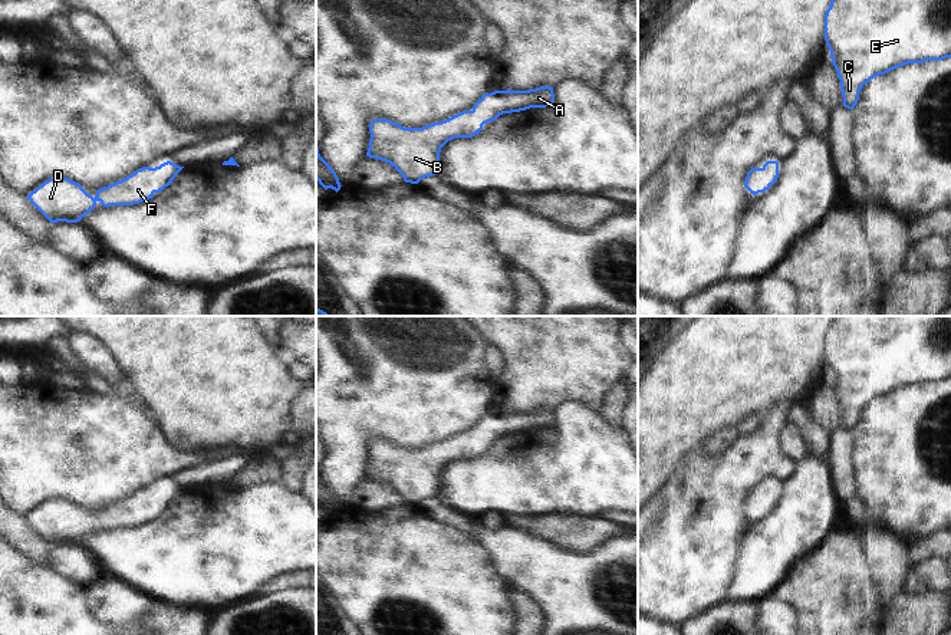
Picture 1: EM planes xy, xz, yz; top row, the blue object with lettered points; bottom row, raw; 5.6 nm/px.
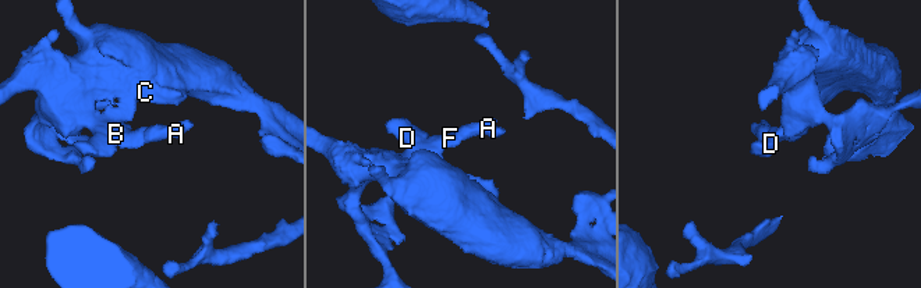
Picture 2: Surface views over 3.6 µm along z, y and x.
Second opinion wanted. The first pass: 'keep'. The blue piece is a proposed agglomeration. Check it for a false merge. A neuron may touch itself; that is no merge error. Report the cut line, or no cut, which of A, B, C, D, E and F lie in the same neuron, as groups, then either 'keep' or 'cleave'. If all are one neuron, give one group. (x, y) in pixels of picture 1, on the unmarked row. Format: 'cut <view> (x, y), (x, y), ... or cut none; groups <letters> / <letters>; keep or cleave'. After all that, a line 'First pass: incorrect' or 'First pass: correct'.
cut none; groups A B C D E F; keep
First pass: correct

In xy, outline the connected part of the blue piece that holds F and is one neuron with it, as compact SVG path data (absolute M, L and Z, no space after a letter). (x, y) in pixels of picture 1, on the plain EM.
M171 483L155 490L142 488L126 500L99 510L95 520L69 500L49 500L27 516L27 520L52 546L78 544L98 523L111 529L134 527L152 520L155 514L168 509L182 490Z

